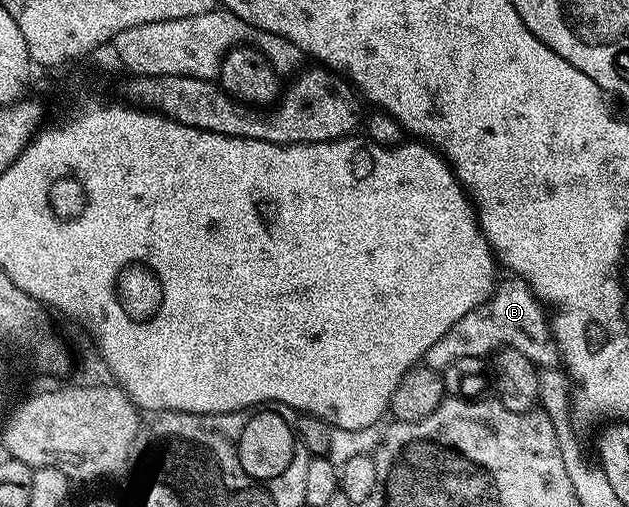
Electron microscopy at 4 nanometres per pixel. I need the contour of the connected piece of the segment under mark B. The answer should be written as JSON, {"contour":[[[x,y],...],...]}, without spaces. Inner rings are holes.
{"contour":[[[507,277],[504,283],[502,280],[485,302],[465,313],[465,317],[461,317],[461,321],[457,321],[457,325],[453,325],[453,329],[441,337],[441,341],[429,348],[425,363],[442,373],[446,367],[453,365],[453,361],[461,361],[461,357],[491,357],[504,347],[525,353],[525,357],[529,357],[529,361],[538,368],[554,367],[560,362],[548,312],[531,291],[530,285],[518,277]]]}

